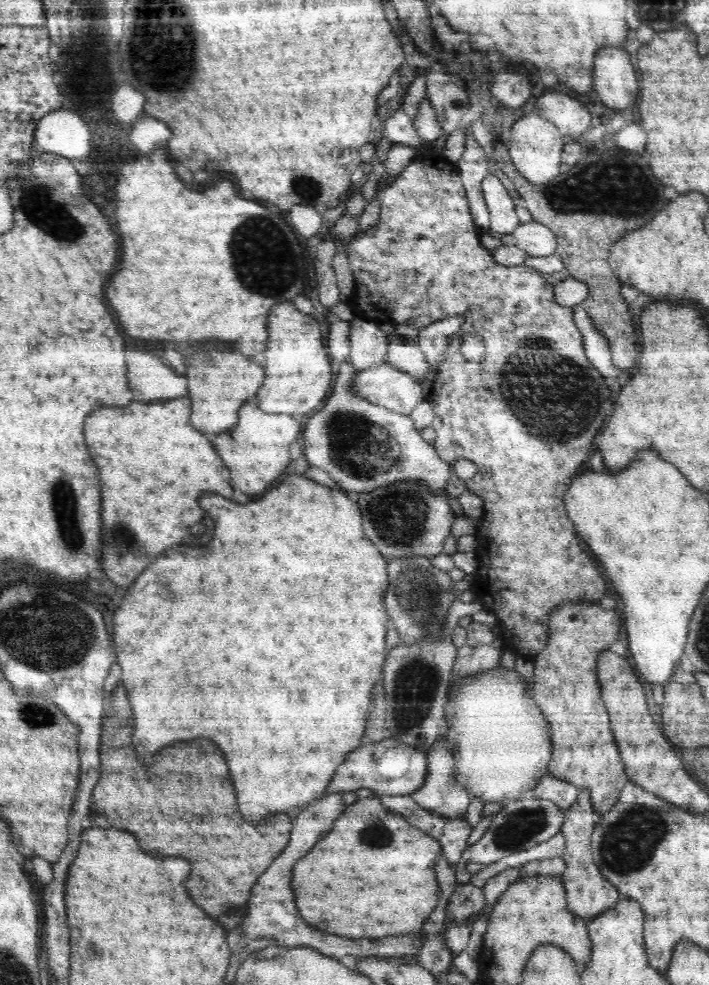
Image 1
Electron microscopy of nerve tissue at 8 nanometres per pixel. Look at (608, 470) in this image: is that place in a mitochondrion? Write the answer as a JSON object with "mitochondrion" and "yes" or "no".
{"mitochondrion":"no"}

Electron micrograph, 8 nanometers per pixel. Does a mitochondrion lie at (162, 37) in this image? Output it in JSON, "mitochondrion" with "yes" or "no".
{"mitochondrion":"yes"}

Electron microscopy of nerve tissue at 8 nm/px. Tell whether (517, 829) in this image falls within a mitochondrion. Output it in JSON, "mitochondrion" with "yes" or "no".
{"mitochondrion":"yes"}

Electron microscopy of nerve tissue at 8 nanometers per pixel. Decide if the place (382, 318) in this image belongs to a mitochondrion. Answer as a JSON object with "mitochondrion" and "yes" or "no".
{"mitochondrion":"no"}

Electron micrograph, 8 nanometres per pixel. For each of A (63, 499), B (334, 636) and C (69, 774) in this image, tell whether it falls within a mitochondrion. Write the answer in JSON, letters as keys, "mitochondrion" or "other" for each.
{"A":"mitochondrion","B":"other","C":"other"}

